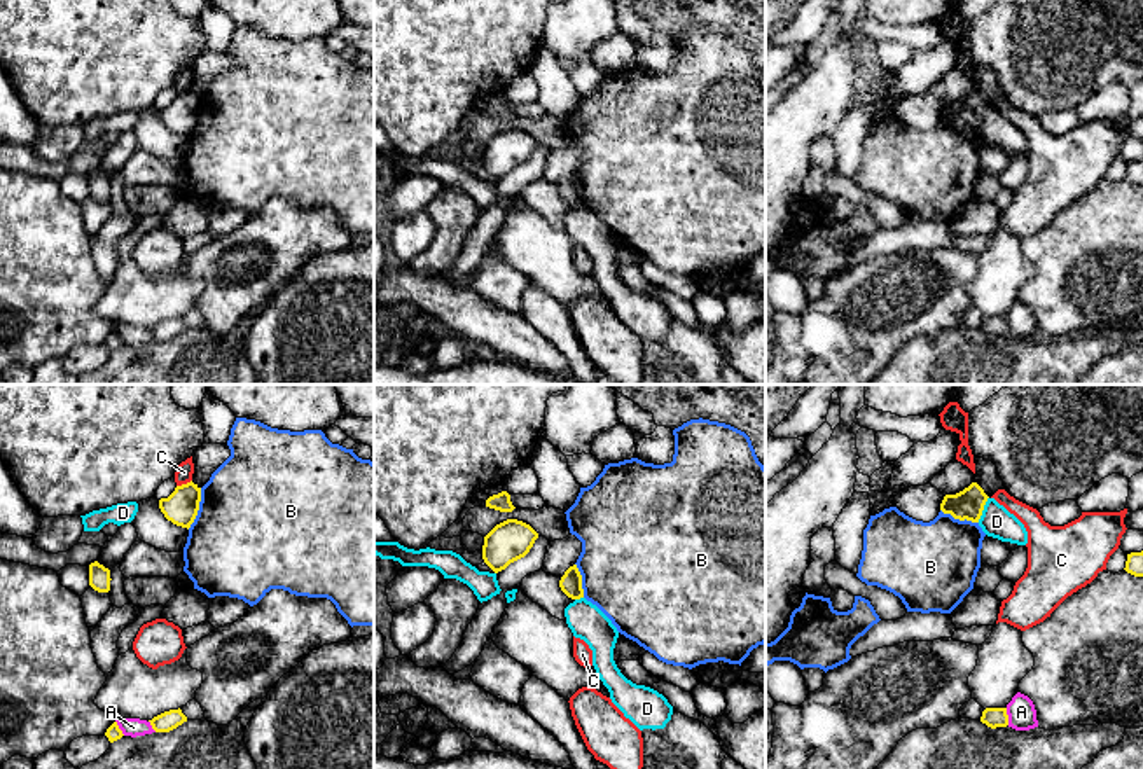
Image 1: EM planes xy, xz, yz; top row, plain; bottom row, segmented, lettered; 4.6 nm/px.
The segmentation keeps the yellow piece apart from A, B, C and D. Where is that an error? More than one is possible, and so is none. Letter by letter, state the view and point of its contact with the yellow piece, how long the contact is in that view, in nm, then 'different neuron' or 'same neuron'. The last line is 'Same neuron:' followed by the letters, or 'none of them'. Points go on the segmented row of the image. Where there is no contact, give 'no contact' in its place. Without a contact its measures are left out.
A: meets yellow in yz at (1007, 717); contact 80 nm long; different neuron
B: meets yellow in xy at (198, 509); contact 200 nm long; different neuron
C: meets yellow in xy at (184, 484); contact 80 nm long; different neuron
D: meets yellow in yz at (983, 509); contact 130 nm long; different neuron
Same neuron: none of them

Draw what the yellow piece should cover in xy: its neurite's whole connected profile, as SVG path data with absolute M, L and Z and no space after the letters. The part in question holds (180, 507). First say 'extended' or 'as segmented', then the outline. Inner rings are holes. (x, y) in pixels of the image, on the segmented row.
as segmented | M190 481L177 486L168 498L161 498L159 509L168 521L189 530L197 516L199 502L201 488Z

